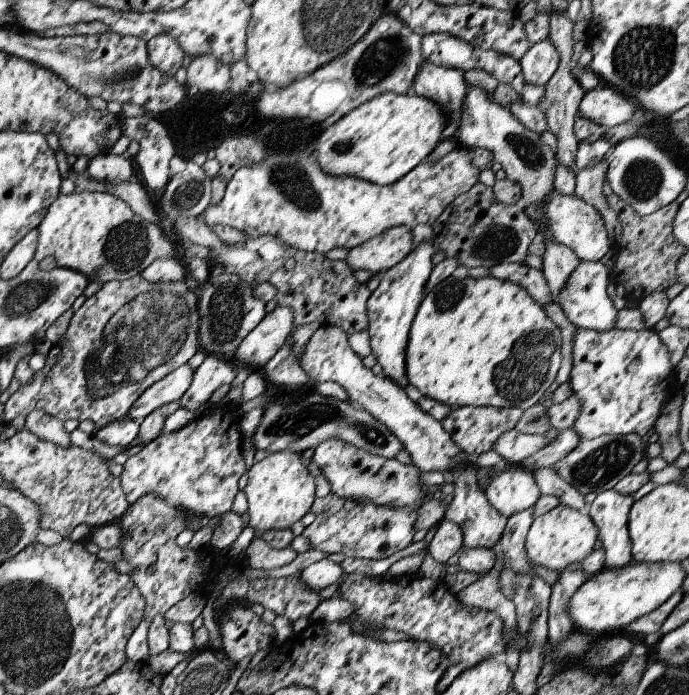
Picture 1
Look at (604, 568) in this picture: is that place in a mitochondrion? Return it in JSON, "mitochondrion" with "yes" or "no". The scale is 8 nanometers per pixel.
{"mitochondrion":"no"}

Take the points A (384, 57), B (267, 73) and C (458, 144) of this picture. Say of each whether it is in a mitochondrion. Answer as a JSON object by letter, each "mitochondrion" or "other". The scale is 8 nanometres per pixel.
{"A":"mitochondrion","B":"other","C":"other"}

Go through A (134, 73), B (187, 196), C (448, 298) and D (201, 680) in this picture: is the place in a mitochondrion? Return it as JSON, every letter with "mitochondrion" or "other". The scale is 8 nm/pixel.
{"A":"mitochondrion","B":"mitochondrion","C":"mitochondrion","D":"mitochondrion"}

